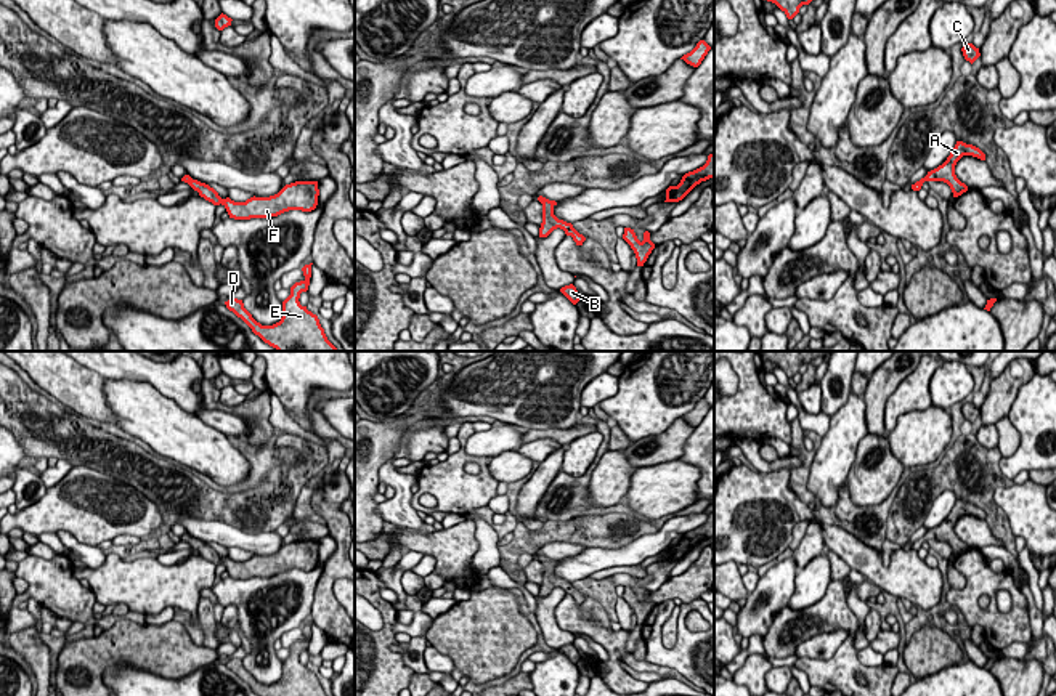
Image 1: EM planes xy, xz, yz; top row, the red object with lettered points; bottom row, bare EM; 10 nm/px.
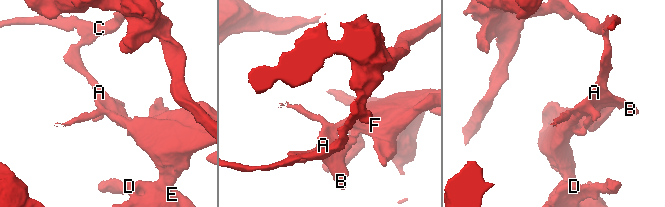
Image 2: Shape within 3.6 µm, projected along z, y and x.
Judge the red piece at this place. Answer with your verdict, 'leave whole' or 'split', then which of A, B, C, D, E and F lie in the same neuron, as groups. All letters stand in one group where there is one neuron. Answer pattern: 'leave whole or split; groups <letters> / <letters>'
leave whole; groups A B C D E F

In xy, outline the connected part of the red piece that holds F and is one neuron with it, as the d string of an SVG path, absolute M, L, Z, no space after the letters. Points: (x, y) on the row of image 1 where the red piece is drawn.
M185 175L181 181L188 183L201 197L213 205L223 205L234 220L271 218L289 210L311 212L318 205L318 181L295 181L286 184L278 194L270 197L250 197L246 202L234 202L229 197L221 199L218 192L205 183Z

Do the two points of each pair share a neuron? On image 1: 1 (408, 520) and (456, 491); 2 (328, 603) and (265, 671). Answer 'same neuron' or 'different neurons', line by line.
1: different neurons
2: different neurons

